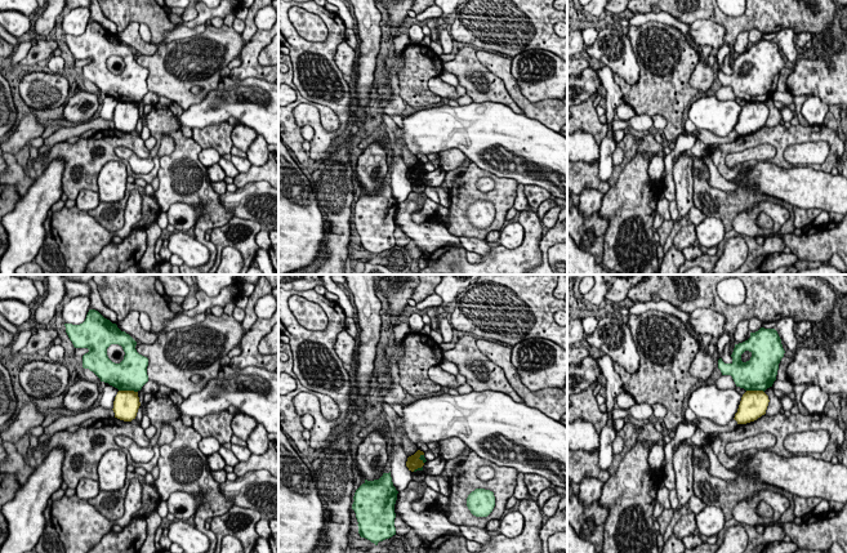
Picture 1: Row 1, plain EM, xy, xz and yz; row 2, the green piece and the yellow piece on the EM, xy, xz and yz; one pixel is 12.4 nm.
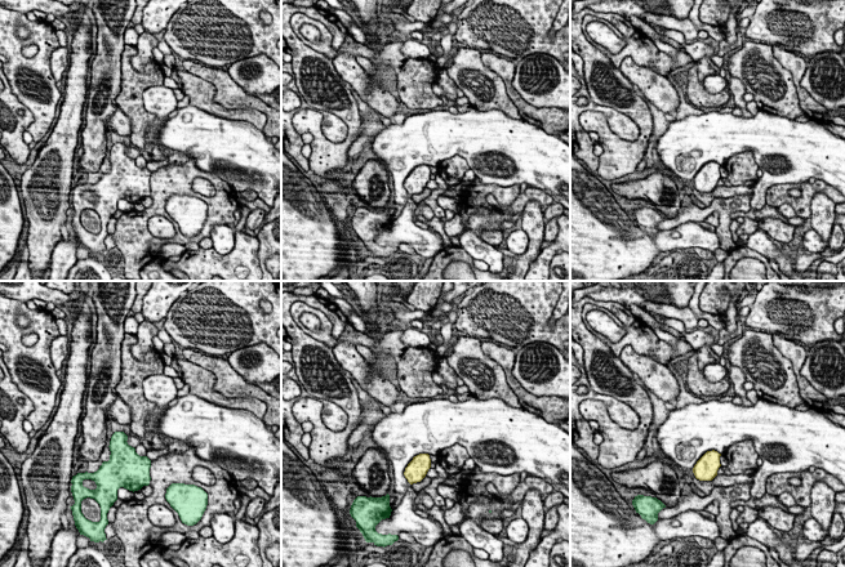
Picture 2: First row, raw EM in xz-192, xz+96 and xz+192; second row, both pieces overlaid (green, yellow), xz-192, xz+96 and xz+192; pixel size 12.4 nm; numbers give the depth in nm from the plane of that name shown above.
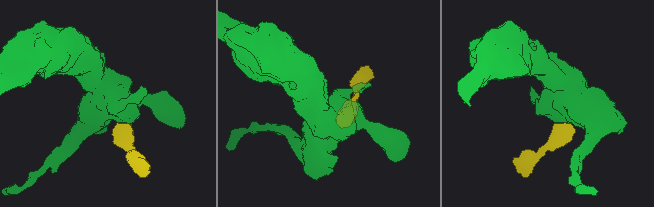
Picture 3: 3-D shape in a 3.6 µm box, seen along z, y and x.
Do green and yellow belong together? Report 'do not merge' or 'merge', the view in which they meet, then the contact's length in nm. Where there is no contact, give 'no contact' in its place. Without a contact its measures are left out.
do not merge; contact in xy; length 240 nm

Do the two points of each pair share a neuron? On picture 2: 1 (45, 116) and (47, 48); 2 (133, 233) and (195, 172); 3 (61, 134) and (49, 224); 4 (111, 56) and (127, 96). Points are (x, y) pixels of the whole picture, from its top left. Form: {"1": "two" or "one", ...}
{"1": "one", "2": "one", "3": "one", "4": "two"}

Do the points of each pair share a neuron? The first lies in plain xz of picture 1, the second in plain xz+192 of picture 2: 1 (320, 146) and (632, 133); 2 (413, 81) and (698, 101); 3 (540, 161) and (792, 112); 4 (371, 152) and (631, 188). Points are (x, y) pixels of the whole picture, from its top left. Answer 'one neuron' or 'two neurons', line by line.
1: two neurons
2: one neuron
3: two neurons
4: one neuron

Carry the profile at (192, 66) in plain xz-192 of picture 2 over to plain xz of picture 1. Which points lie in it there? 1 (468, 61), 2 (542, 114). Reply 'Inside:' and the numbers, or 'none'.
Inside: 2

